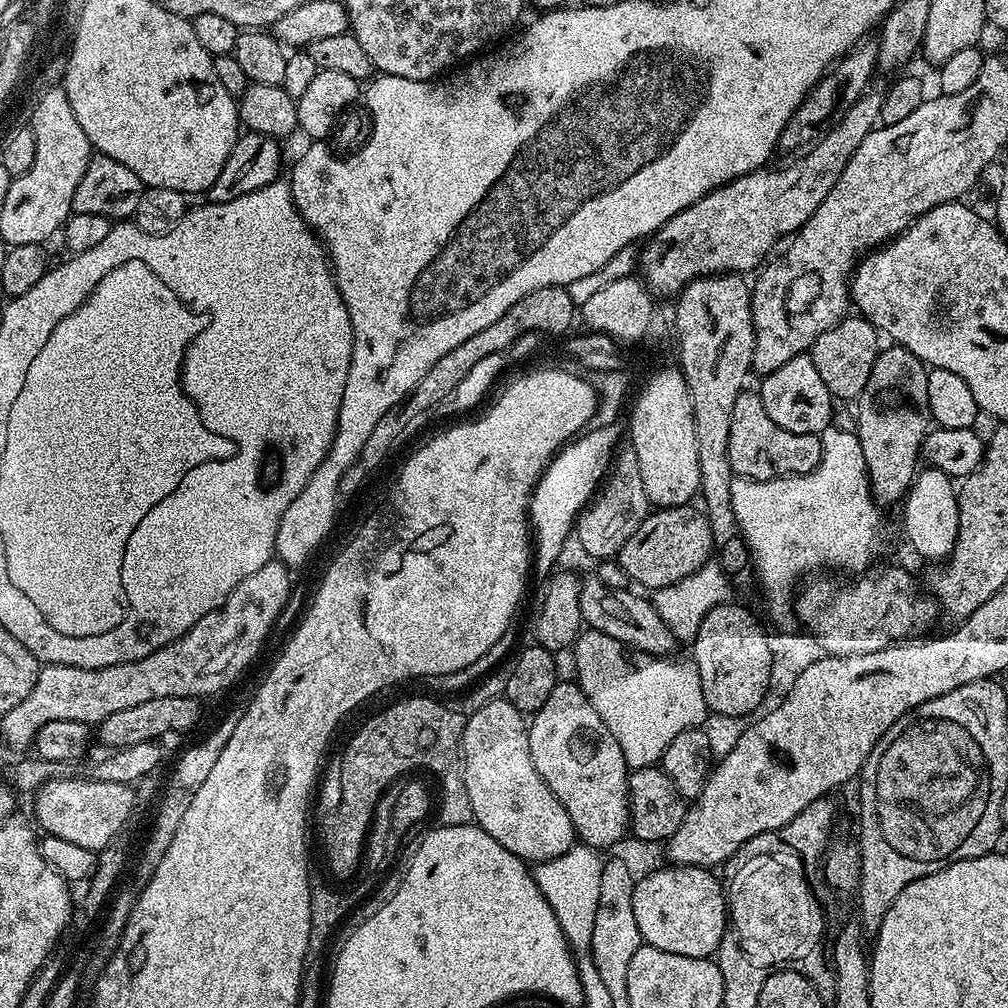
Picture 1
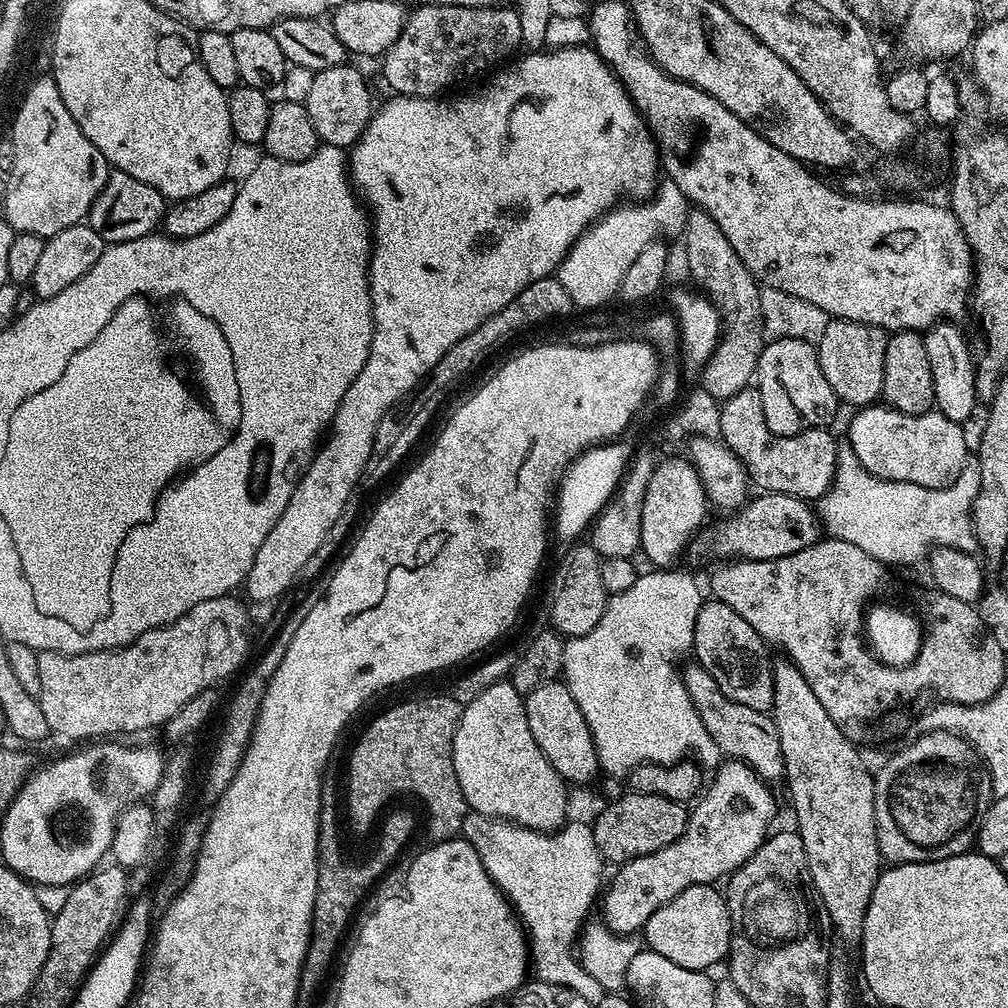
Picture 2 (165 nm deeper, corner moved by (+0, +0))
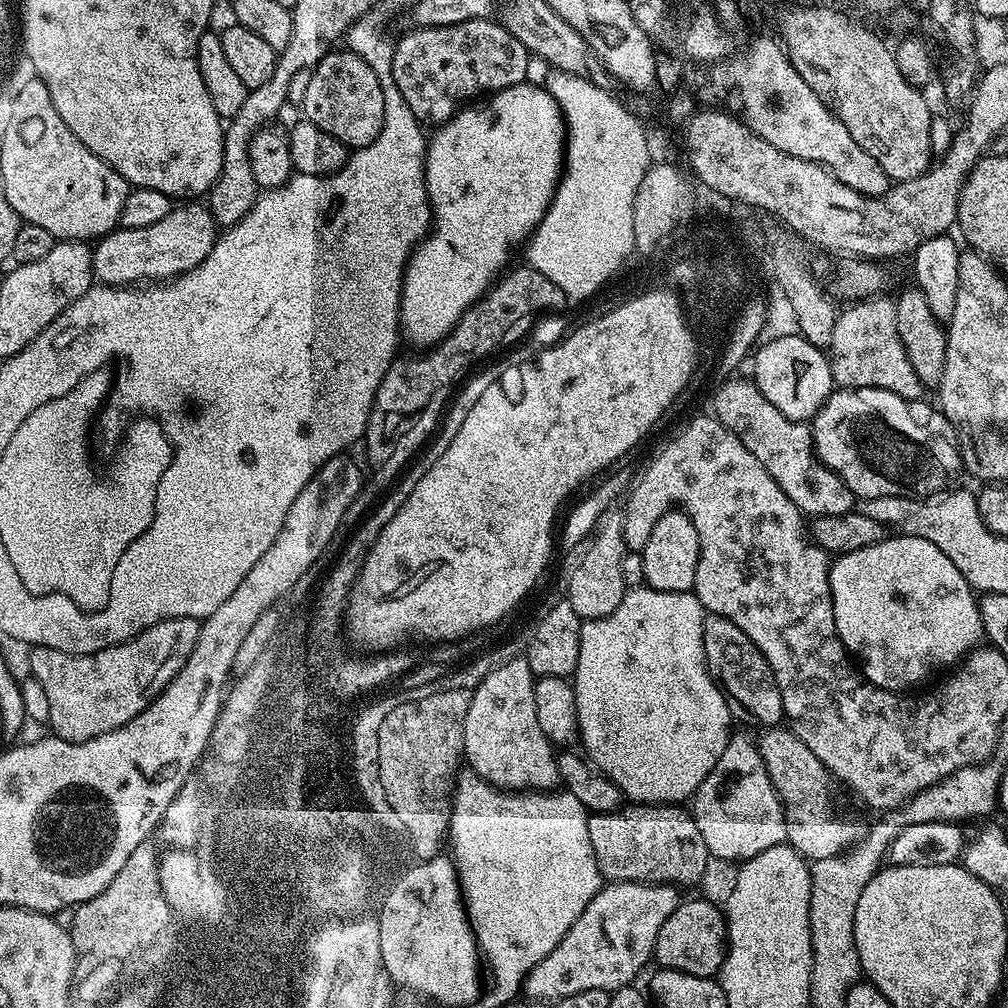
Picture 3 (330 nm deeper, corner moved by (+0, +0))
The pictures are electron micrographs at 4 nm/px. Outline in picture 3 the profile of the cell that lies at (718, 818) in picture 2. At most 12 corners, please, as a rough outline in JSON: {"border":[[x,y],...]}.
{"border":[[608,882],[524,979],[532,1000],[629,987],[682,896]]}

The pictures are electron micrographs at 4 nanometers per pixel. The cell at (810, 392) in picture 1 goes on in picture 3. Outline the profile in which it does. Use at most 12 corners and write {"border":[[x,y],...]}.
{"border":[[800,334],[760,344],[750,376],[791,420],[834,391],[829,357]]}

